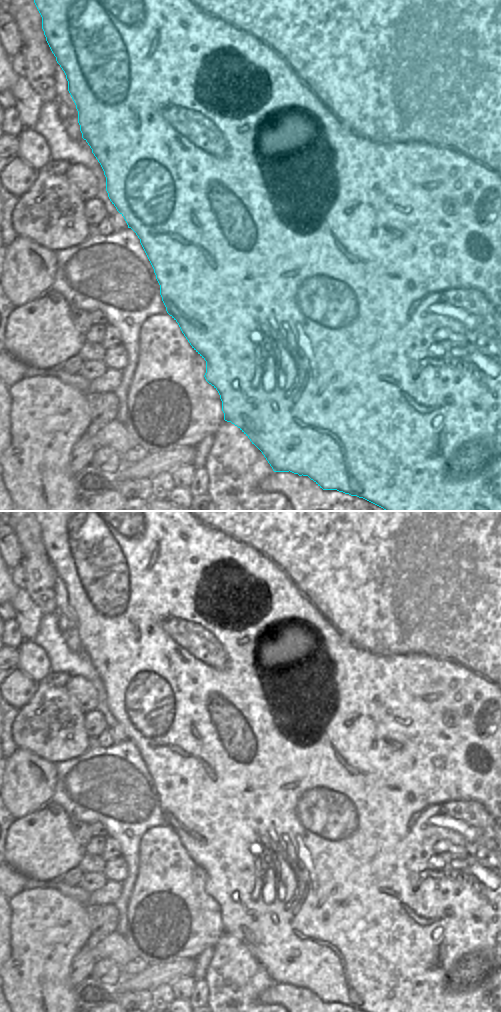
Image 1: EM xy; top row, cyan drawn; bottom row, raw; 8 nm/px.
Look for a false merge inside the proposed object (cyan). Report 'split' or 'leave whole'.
split

